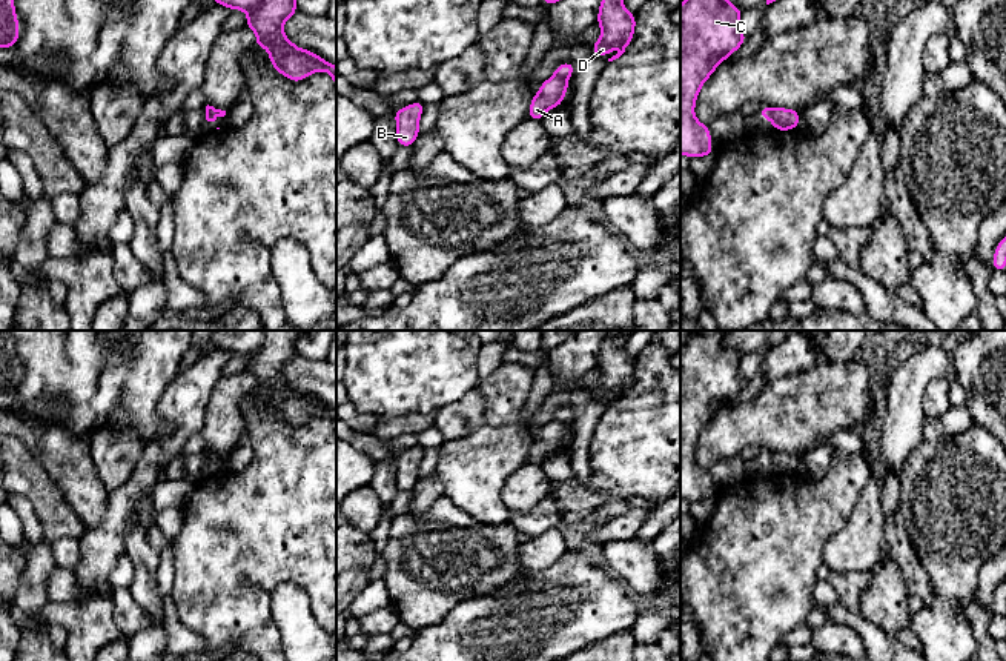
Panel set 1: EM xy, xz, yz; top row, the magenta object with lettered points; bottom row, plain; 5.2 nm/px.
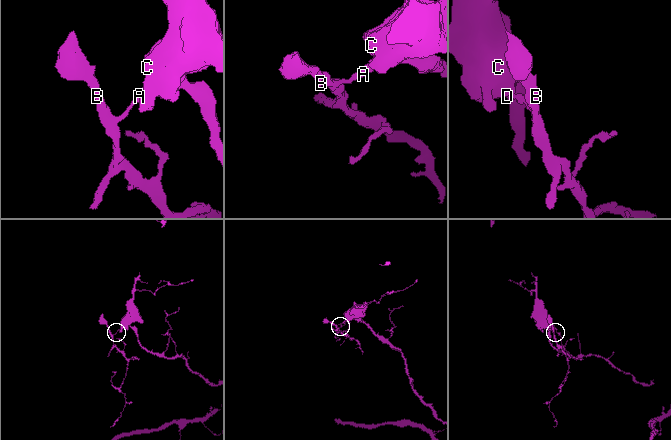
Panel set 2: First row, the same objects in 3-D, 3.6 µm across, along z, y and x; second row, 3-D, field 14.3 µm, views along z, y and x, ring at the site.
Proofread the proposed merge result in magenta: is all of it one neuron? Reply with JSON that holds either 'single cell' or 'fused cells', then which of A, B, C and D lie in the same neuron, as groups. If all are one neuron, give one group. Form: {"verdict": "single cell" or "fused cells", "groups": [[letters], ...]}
{"verdict": "fused cells", "groups": [["A", "B"], ["C", "D"]]}

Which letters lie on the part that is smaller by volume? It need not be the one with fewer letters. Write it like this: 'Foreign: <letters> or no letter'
Foreign: A, B

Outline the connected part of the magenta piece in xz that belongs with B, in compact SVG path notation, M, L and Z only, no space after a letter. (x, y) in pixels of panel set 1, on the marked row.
M415 101L393 112L396 121L396 143L398 146L412 148L419 137L419 118L425 105Z

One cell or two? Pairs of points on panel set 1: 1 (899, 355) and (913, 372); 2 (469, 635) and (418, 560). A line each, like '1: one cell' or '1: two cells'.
1: two cells
2: two cells

